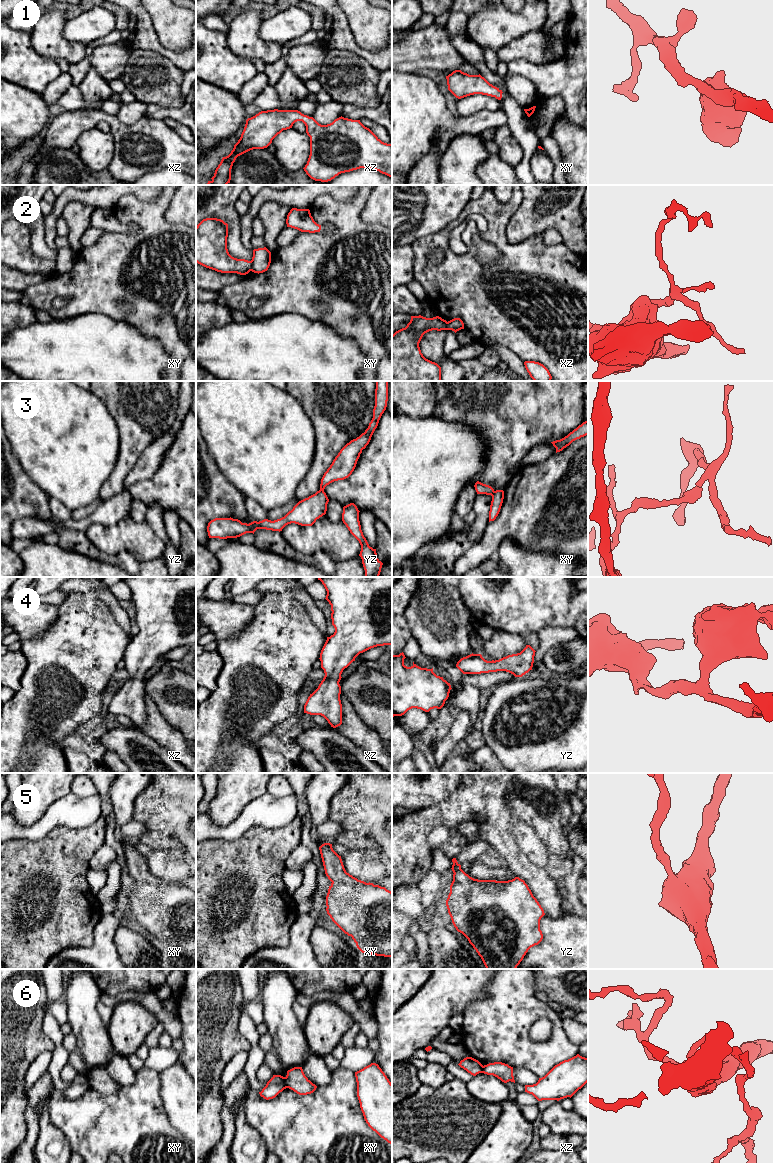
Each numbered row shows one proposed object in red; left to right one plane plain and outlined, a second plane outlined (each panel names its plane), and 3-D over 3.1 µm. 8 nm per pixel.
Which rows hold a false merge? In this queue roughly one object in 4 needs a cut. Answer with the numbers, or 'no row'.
2, 3, 6

